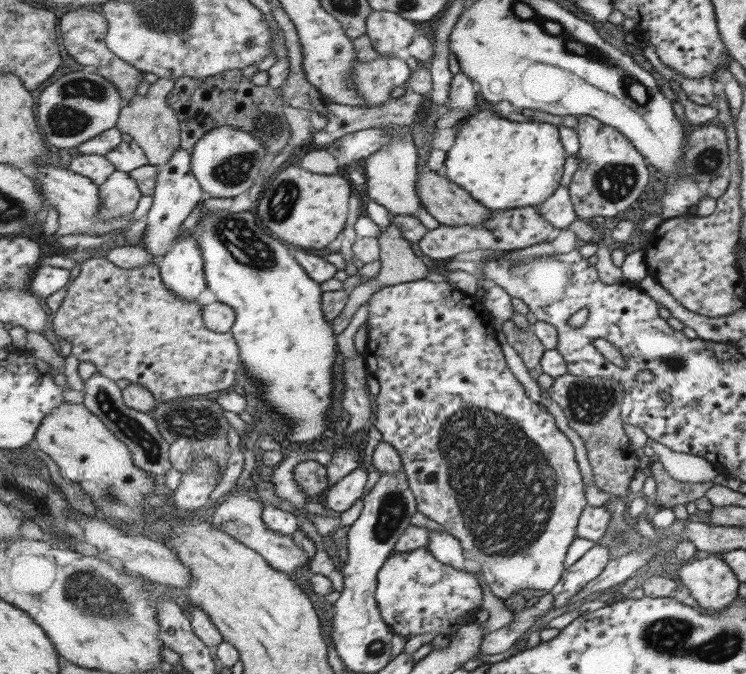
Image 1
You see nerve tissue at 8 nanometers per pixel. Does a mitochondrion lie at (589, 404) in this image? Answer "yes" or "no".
yes

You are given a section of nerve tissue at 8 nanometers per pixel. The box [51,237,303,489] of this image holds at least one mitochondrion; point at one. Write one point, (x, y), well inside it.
(150, 445)

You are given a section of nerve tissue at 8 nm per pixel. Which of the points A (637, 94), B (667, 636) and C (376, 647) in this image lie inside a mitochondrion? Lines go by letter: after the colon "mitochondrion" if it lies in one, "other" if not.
A: mitochondrion
B: mitochondrion
C: mitochondrion

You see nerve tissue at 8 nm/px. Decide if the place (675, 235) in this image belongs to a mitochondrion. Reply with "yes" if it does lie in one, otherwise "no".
no

